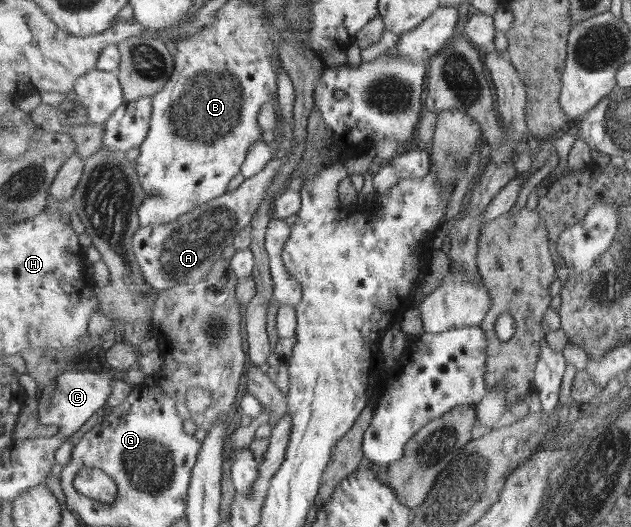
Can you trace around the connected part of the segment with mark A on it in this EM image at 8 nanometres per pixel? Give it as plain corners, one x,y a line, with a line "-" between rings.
282,65
276,69
278,76
278,97
282,117
284,117
284,128
282,128
283,141
280,148
276,150
274,158
269,164
254,177
246,178
234,191
226,192
222,197
204,203
187,215
179,217
178,221
172,223
172,237
164,243
164,253
162,253
162,267
166,271
166,277
170,275
176,286
198,284
205,282
209,273
215,268
215,264
222,258
222,251
234,243
234,237
249,225
254,217
258,206
262,205
268,187
272,185
274,175
278,169
284,165
284,159
288,159
290,149
292,149
292,137
294,137
294,85
287,79

